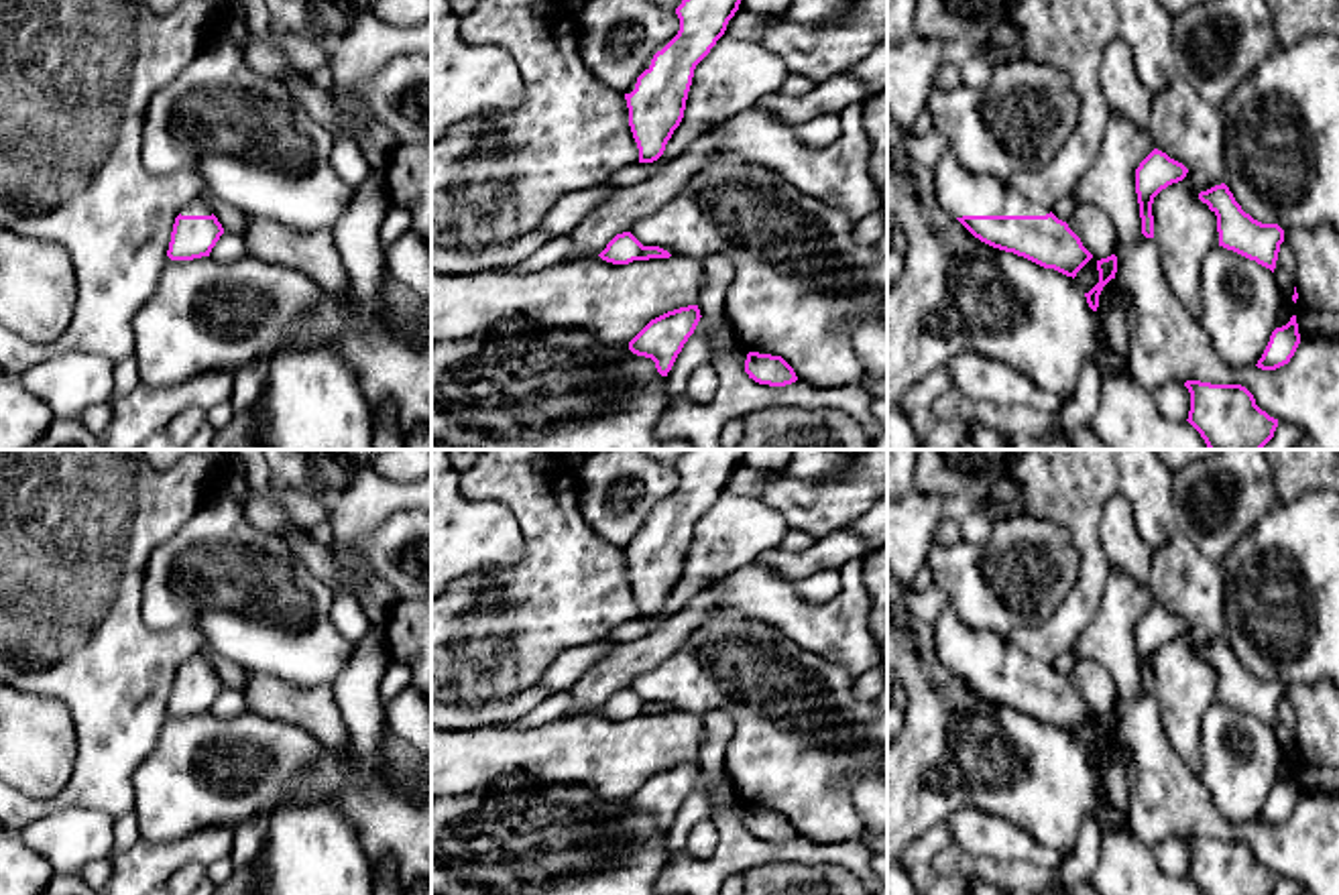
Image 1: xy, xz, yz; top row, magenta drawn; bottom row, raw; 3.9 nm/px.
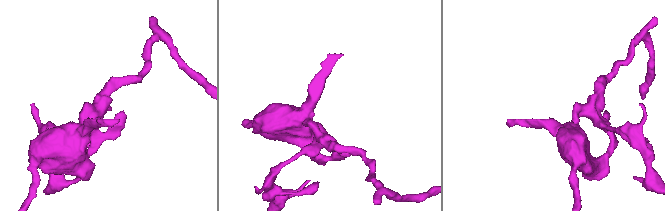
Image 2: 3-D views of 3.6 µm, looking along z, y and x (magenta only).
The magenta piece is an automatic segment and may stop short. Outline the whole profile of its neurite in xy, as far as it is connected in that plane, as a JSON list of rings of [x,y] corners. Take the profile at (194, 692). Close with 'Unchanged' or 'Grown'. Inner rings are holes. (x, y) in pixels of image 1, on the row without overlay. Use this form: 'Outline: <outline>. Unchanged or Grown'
Outline: [[[208,653],[193,655],[175,673],[167,712],[171,716],[210,712],[222,690],[224,683],[214,671],[212,657]]]. Grown

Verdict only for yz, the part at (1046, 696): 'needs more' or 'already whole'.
needs more

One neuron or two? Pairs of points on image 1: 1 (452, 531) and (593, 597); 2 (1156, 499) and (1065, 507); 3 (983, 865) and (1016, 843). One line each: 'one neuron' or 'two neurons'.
1: two neurons
2: one neuron
3: two neurons

